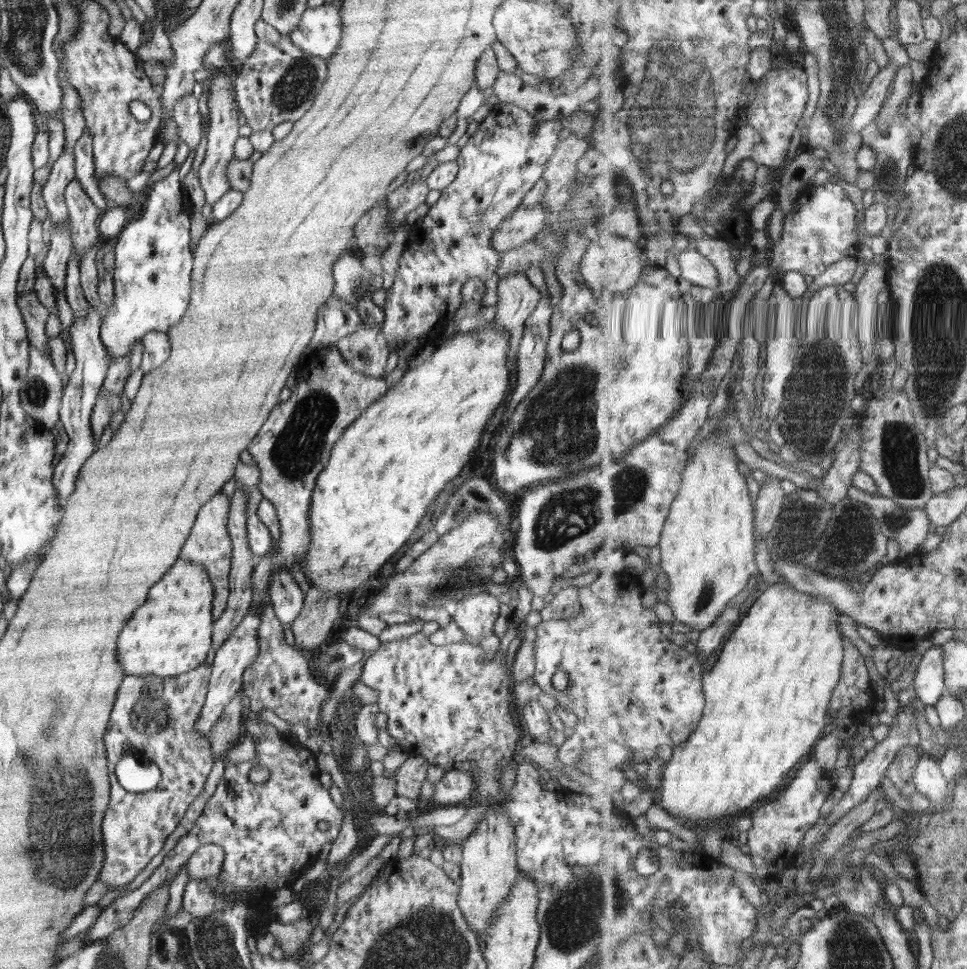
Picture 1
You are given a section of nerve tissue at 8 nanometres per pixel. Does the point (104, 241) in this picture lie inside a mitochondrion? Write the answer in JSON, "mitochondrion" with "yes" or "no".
{"mitochondrion":"no"}

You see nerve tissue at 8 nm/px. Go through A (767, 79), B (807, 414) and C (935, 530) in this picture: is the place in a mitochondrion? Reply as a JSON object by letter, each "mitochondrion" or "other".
{"A":"other","B":"mitochondrion","C":"other"}

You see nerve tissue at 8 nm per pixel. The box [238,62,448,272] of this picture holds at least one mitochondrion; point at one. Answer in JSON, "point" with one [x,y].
{"point":[415,140]}

